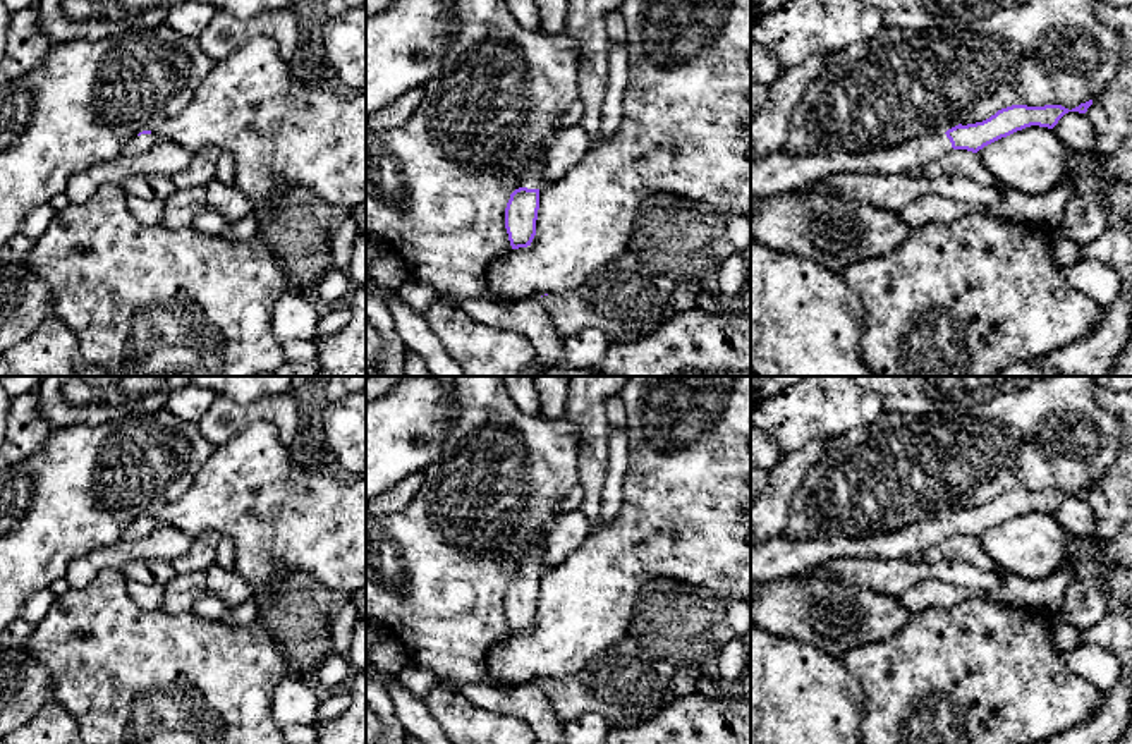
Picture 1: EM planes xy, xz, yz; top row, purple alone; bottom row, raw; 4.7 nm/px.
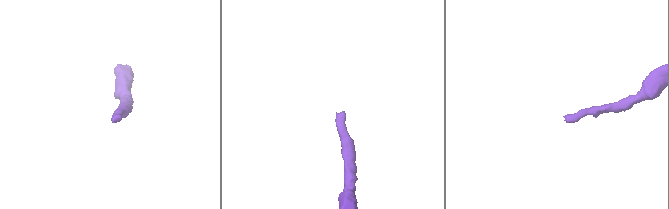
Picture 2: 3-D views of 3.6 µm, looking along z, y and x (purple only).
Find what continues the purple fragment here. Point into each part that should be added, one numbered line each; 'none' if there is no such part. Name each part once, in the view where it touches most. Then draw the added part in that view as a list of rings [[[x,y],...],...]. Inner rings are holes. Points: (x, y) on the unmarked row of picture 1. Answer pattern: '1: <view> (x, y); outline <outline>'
1: xz (533, 555); outline [[[541,543],[526,546],[522,550],[524,562],[519,572],[541,574],[543,572],[543,548],[545,545]]]

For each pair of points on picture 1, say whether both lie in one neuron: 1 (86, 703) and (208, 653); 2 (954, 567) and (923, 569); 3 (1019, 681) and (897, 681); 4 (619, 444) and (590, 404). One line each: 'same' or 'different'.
1: same
2: same
3: same
4: different

